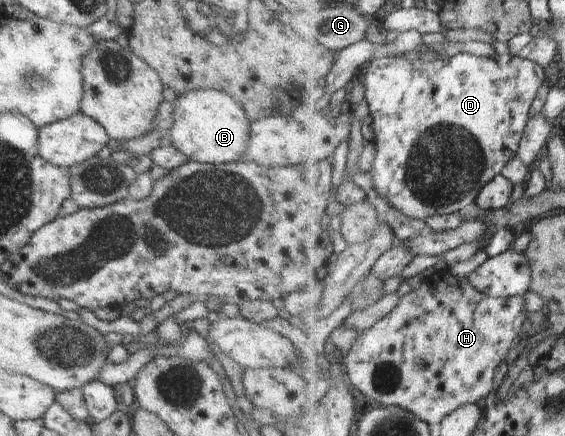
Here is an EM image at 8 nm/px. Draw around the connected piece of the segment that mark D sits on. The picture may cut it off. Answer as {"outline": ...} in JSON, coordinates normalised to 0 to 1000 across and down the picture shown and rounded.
{"outline":[[[816,122],[793,135],[772,135],[765,142],[736,133],[726,138],[715,128],[694,124],[687,131],[662,135],[648,172],[650,234],[657,261],[642,280],[641,305],[648,323],[662,328],[665,335],[665,360],[657,392],[662,408],[665,436],[687,454],[690,466],[715,491],[727,500],[758,502],[773,493],[796,493],[804,486],[827,482],[828,472],[844,466],[857,431],[888,401],[892,385],[899,381],[903,367],[915,362],[920,353],[920,330],[933,307],[935,284],[940,280],[938,252],[949,243],[949,225],[956,225],[956,202],[968,188],[968,167],[963,151],[942,138],[924,138],[924,133],[888,133],[888,142],[880,131],[850,131],[839,124]]]}

